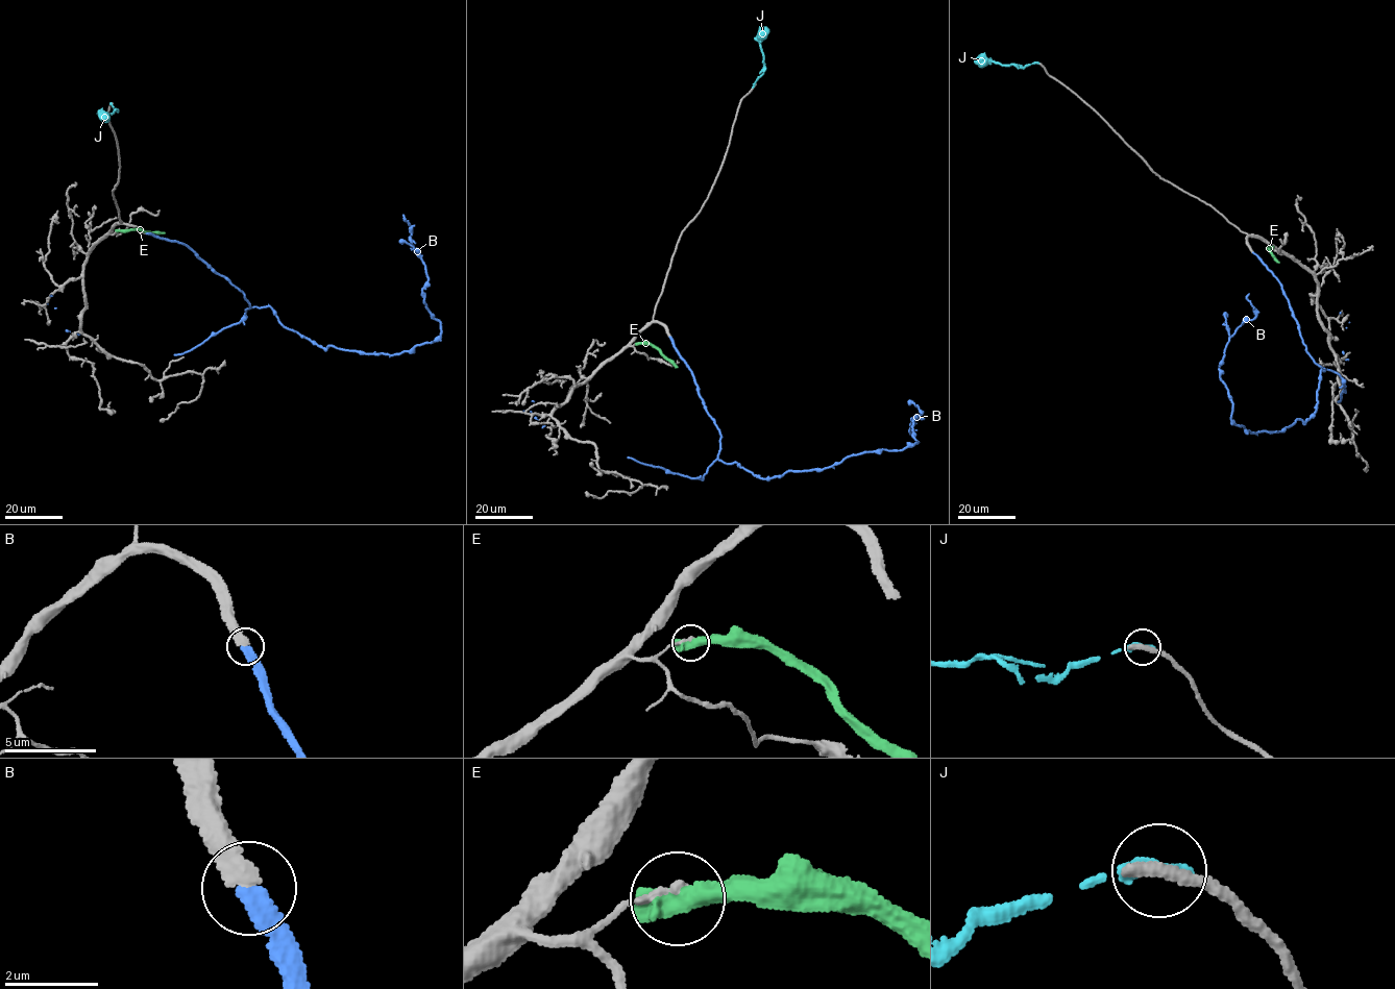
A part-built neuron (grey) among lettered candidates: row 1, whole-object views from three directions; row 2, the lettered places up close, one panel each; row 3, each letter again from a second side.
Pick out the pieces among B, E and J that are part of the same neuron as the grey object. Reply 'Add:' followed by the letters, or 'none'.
Add: B

